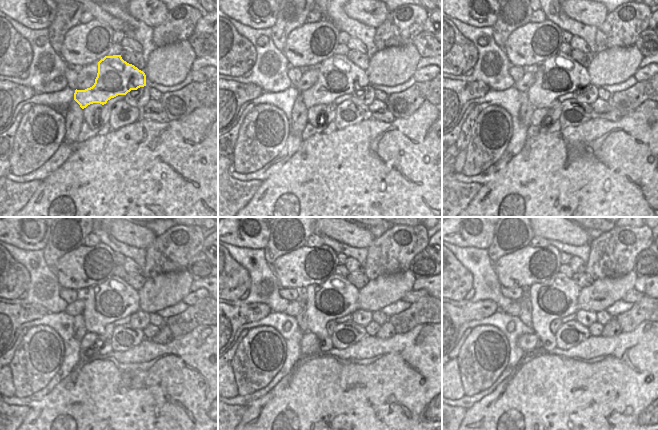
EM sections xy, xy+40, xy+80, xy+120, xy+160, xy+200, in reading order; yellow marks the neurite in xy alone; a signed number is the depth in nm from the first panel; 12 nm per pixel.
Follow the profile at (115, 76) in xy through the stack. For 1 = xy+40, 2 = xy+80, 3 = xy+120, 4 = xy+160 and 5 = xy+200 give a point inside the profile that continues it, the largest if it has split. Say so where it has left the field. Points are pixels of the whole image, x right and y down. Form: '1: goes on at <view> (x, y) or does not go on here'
1: goes on at xy+40 (338, 76)
2: goes on at xy+80 (559, 75)
3: goes on at xy+120 (114, 299)
4: goes on at xy+160 (335, 298)
5: goes on at xy+200 (558, 298)

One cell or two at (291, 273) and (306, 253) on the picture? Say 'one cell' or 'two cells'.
one cell

